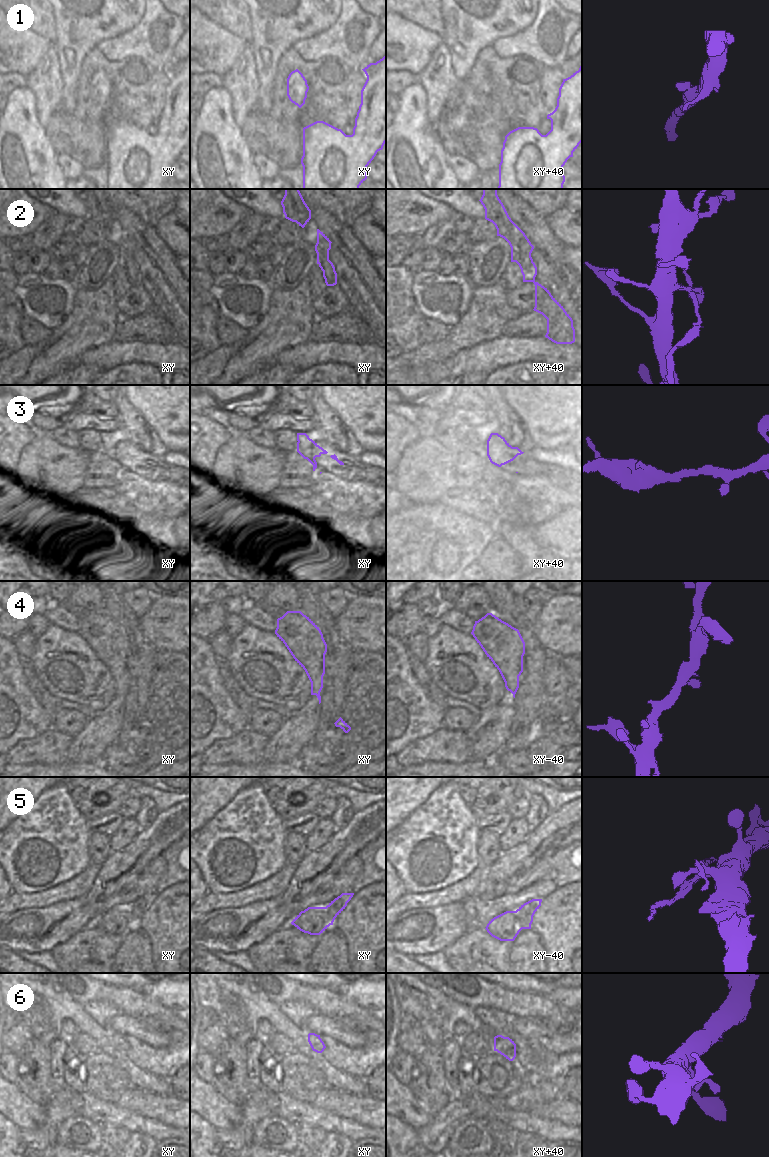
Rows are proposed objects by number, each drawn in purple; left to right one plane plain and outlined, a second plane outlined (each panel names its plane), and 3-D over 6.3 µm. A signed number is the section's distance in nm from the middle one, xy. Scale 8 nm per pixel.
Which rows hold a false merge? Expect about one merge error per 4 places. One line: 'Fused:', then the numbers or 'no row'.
Fused: 2, 5

